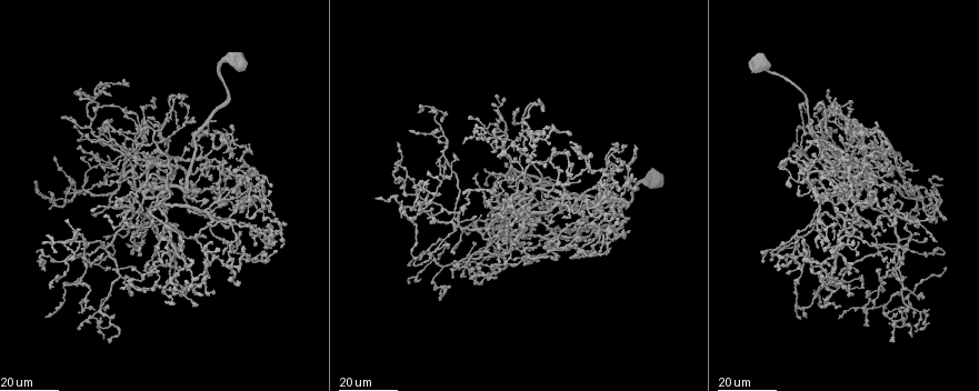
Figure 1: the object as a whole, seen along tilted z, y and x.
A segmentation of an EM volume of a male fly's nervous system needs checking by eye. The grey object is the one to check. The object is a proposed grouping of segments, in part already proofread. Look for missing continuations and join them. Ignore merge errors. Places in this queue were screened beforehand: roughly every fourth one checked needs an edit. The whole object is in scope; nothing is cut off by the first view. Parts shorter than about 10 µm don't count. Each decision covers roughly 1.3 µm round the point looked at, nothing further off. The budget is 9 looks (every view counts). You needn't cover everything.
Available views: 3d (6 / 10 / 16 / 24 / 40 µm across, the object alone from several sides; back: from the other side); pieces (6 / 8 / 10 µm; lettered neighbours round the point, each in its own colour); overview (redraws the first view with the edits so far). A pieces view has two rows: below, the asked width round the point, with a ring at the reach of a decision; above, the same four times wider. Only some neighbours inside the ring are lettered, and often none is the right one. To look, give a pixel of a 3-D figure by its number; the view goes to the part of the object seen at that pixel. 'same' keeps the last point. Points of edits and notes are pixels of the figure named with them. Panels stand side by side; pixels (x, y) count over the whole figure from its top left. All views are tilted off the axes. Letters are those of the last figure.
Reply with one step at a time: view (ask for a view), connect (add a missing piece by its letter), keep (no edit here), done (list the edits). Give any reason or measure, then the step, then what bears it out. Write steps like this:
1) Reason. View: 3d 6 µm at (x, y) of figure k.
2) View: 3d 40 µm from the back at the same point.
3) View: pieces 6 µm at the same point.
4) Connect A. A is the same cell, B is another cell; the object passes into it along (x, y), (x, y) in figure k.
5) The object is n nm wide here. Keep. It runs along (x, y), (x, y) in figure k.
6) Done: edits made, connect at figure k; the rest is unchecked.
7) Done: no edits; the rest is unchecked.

Free end. View: 3d 16 µm at (129, 244) of figure 1.

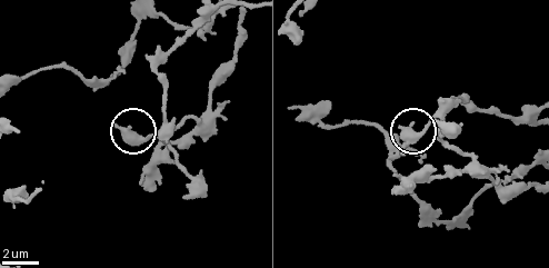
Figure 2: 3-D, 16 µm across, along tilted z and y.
View: pieces 6 µm at (117, 127) of figure 2.

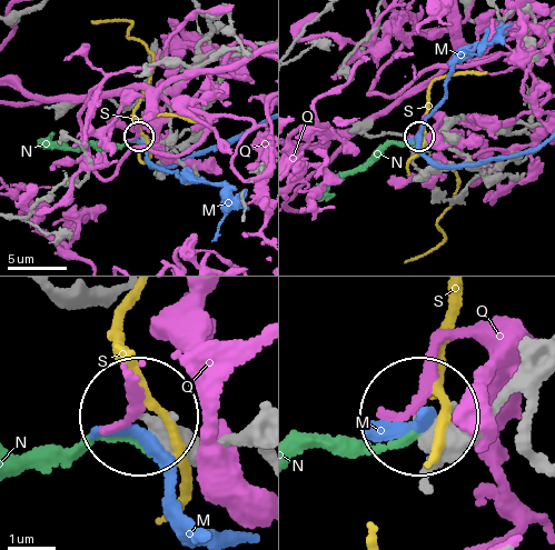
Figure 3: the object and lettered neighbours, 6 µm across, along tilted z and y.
Keep. M, N, Q and S are other cells; none of them fits.

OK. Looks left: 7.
View: 3d 16 µm at (455, 275) of figure 1.

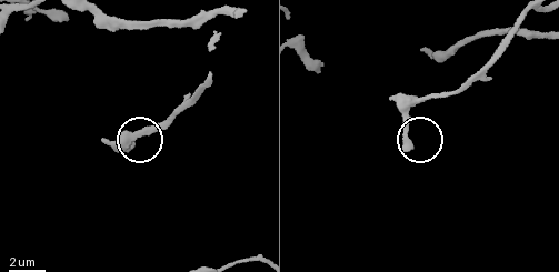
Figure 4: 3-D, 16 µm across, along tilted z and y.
View: pieces 10 µm at (405, 148) of figure 4.

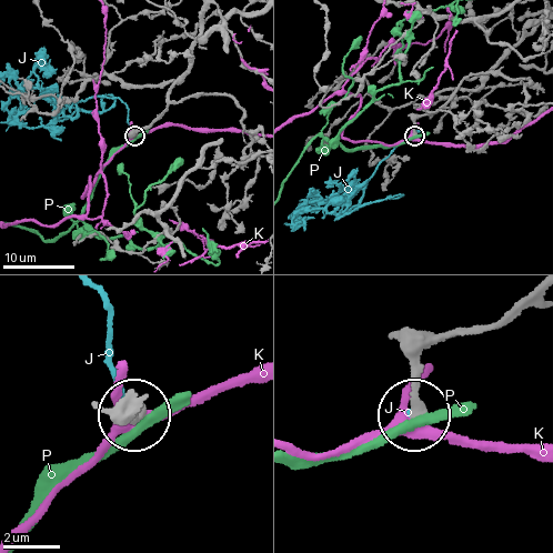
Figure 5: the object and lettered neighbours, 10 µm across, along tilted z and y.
Keep. J, K and P are other cells; it runs along (523, 297), (495, 322), (453, 332), (423, 352), (418, 411) in figure 5; no lettered piece goes on from it.

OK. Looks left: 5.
Branch stops here. View: 3d 24 µm at (81, 147) of figure 1.

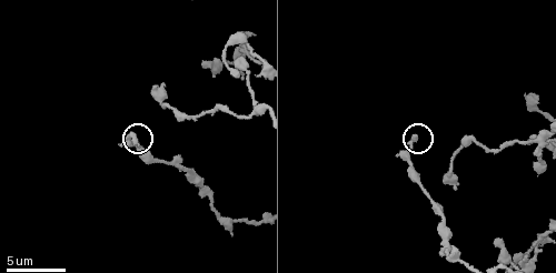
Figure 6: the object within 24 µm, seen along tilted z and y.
View: pieces 10 µm at (139, 142) of figure 6.

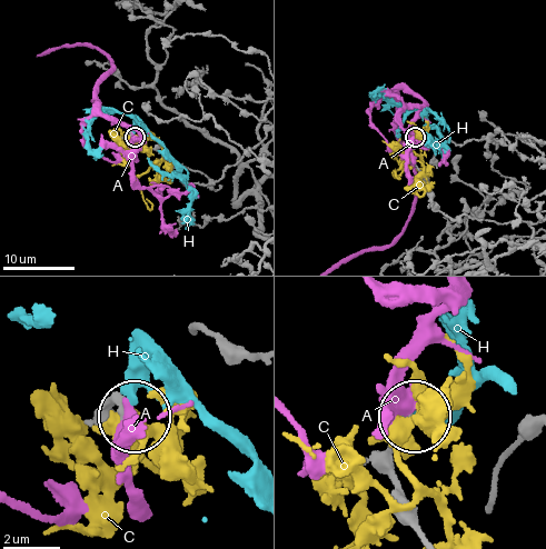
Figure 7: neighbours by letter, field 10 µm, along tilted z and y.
Keep. A, C and H are other cells; no lettered piece goes on from it.

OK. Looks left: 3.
Thick end. View: 3d 24 µm at (109, 85) of figure 1.

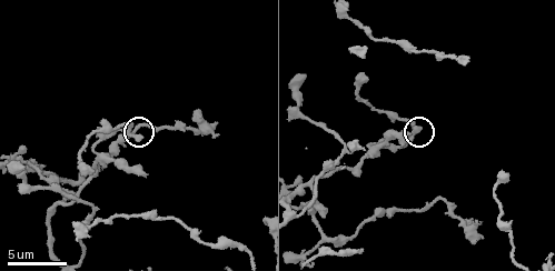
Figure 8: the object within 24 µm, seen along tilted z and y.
View: pieces 10 µm at (418, 127) of figure 8.

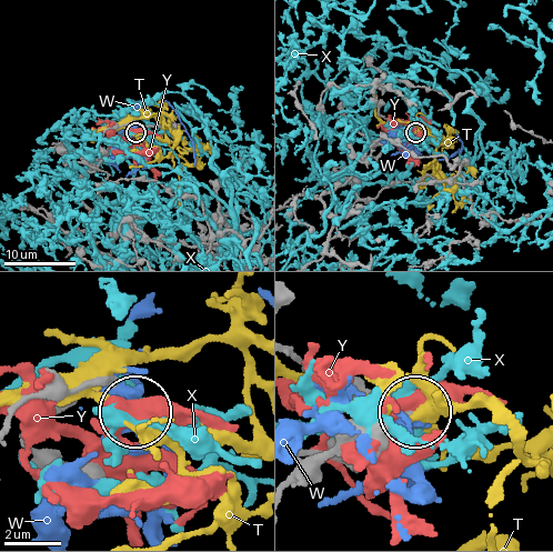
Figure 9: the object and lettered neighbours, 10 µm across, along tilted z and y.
Keep. T, W, X and Y are other cells; none of them fits.

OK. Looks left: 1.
Done: no edits; the rest is unchecked.

